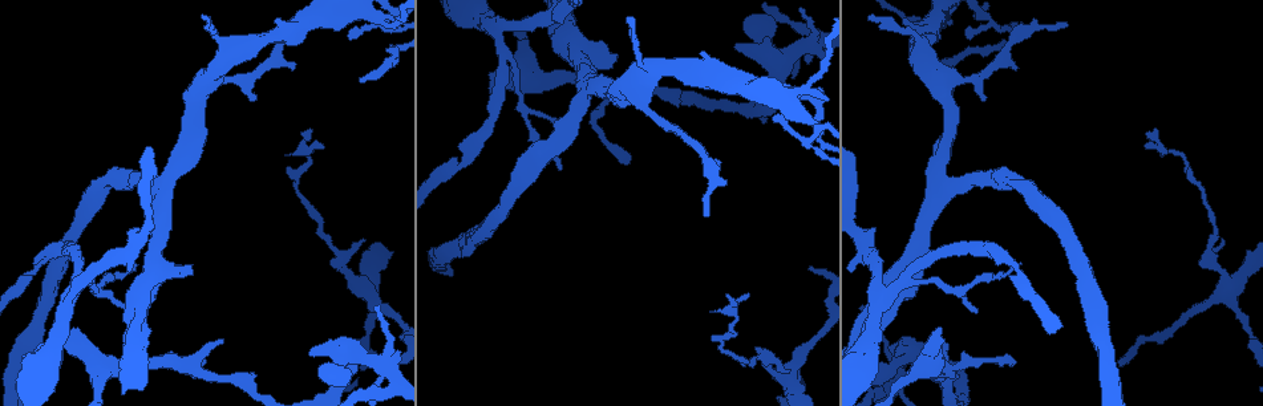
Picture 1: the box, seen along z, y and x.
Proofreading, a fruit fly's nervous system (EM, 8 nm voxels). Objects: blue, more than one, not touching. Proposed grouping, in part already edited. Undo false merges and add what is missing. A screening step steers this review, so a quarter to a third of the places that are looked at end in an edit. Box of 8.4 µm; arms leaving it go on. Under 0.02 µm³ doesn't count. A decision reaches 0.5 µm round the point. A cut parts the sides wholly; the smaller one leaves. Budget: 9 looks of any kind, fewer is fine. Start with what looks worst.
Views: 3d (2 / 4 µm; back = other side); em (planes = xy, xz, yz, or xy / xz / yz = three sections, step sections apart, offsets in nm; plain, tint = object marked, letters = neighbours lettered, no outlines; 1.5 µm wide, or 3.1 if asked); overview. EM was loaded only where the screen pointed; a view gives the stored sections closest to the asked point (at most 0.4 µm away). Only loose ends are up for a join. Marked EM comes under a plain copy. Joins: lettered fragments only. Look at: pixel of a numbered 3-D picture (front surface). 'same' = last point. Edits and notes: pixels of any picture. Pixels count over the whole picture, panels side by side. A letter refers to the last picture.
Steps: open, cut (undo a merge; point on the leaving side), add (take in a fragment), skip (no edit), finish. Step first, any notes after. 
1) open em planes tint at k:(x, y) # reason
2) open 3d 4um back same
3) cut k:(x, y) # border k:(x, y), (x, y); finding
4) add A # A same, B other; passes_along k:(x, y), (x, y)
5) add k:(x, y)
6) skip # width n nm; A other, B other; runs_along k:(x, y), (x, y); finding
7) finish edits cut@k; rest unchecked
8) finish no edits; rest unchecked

open em yz step 4 tint at 1:(811, 268) # tapers out

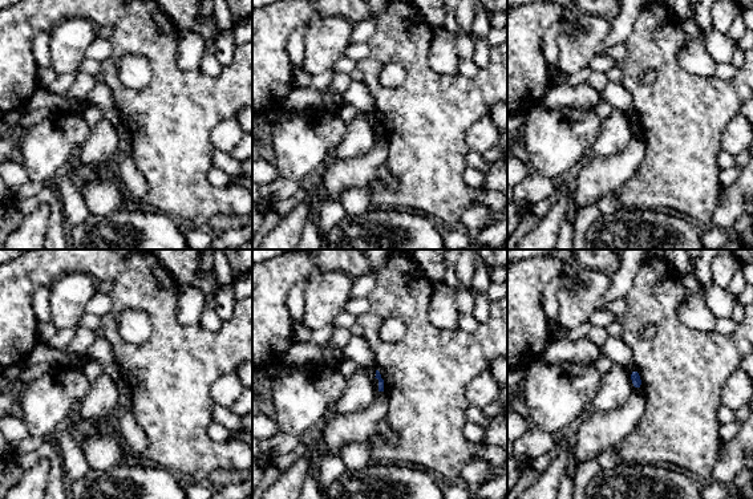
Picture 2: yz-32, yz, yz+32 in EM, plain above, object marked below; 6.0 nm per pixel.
open em planes letters same # another direction

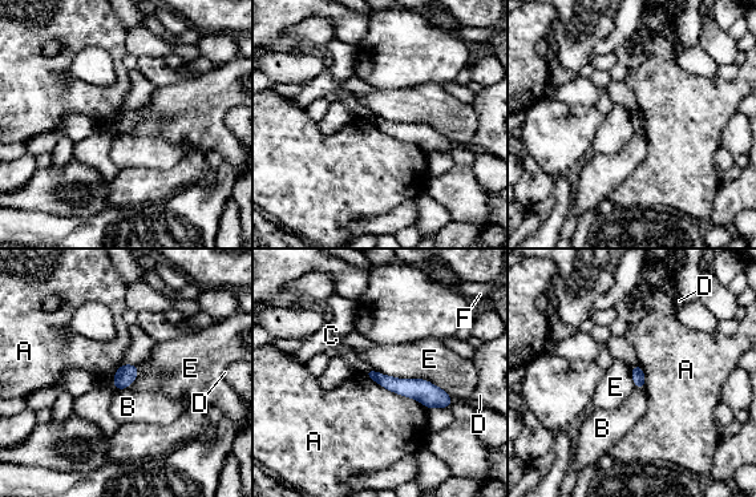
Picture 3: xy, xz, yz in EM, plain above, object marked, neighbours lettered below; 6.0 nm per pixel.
skip # width 80 nm; A other, B other, C other, D other, E other, F other; no lettered fragment goes on from it

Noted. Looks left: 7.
open em planes tint at 1:(627, 17) # an open end

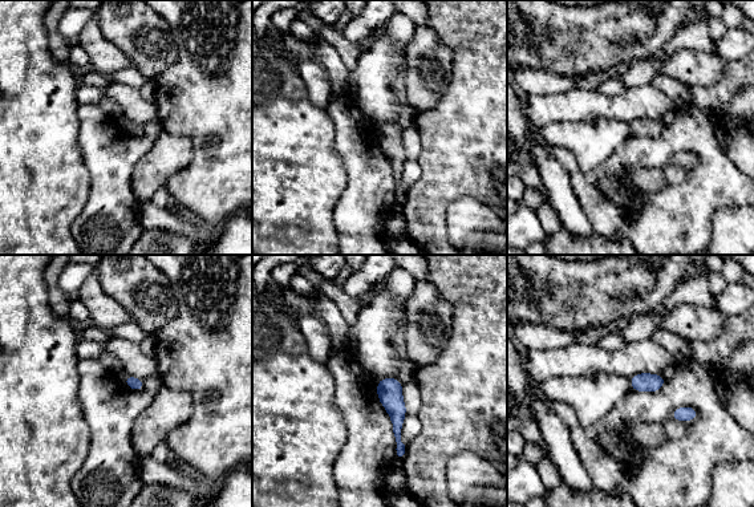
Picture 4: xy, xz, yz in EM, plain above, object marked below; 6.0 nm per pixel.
open em planes letters same # see the neighbours

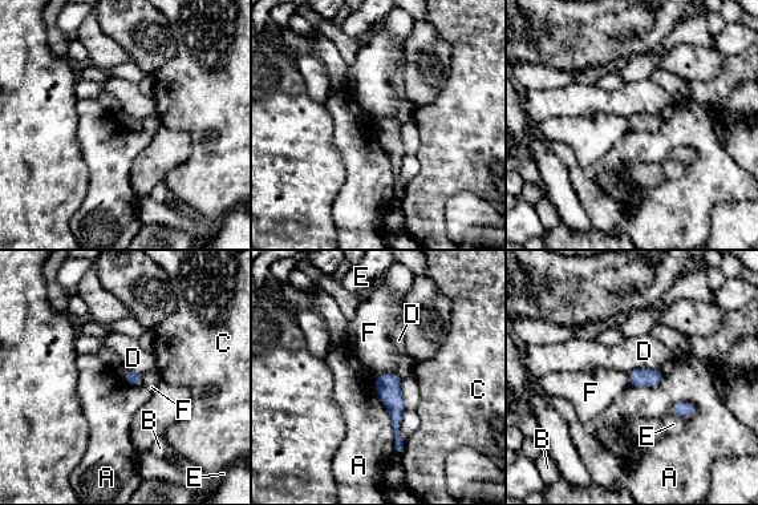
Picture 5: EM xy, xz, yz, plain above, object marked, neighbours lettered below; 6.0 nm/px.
skip # A other, B other, C other, D other, E other, F other; border 5:(376, 375), (394, 455); no lettered fragment goes on from it

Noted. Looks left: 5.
open 3d 2um back at 1:(72, 330) # branch stops here

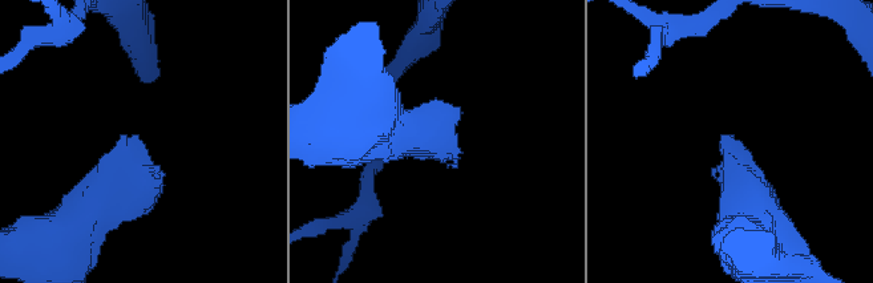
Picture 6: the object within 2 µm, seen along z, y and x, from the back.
open em planes letters at 6:(431, 150) # now the EM

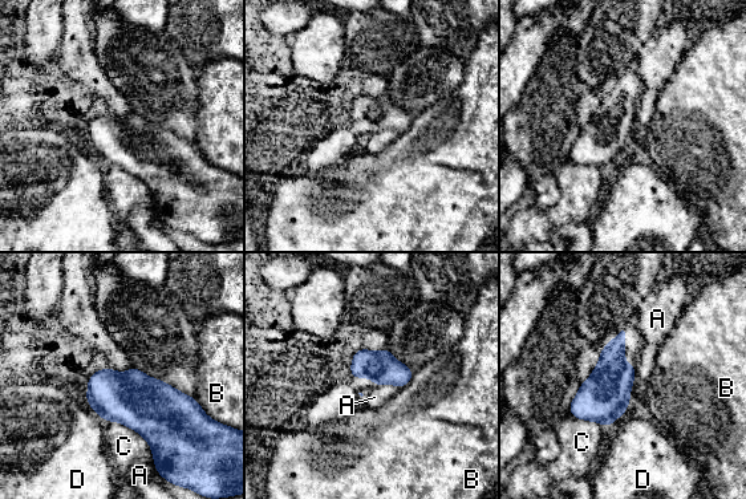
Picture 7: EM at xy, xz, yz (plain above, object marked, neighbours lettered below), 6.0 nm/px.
skip # A other, B other, C other, D other; border 7:(636, 364), (629, 400); no lettered fragment goes on from it

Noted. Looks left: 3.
open 3d 2um at 1:(361, 239) # free end

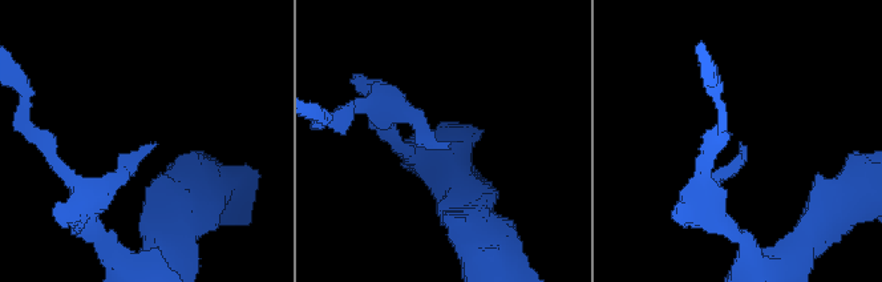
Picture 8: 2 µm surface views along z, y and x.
open em planes letters at 8:(448, 149)

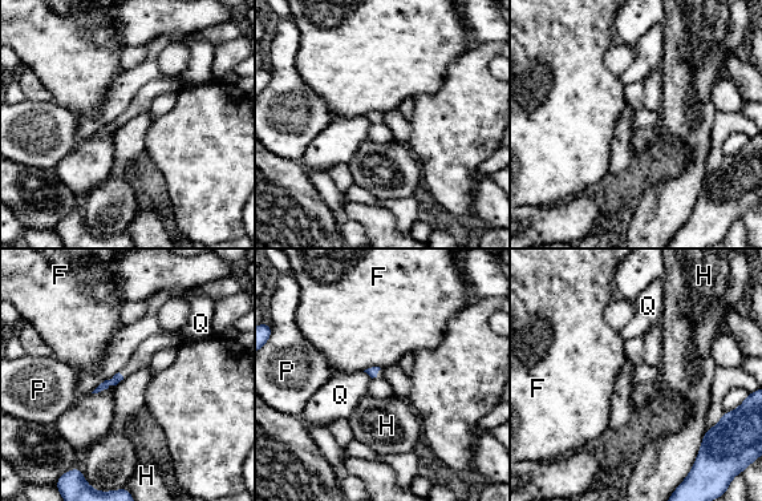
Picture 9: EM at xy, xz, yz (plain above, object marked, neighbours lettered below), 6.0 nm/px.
skip # F other, H other, P other, Q other; border 9:(118, 371), (101, 382), (90, 392); no lettered fragment goes on from it

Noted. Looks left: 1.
finish no edits; rest unchecked

